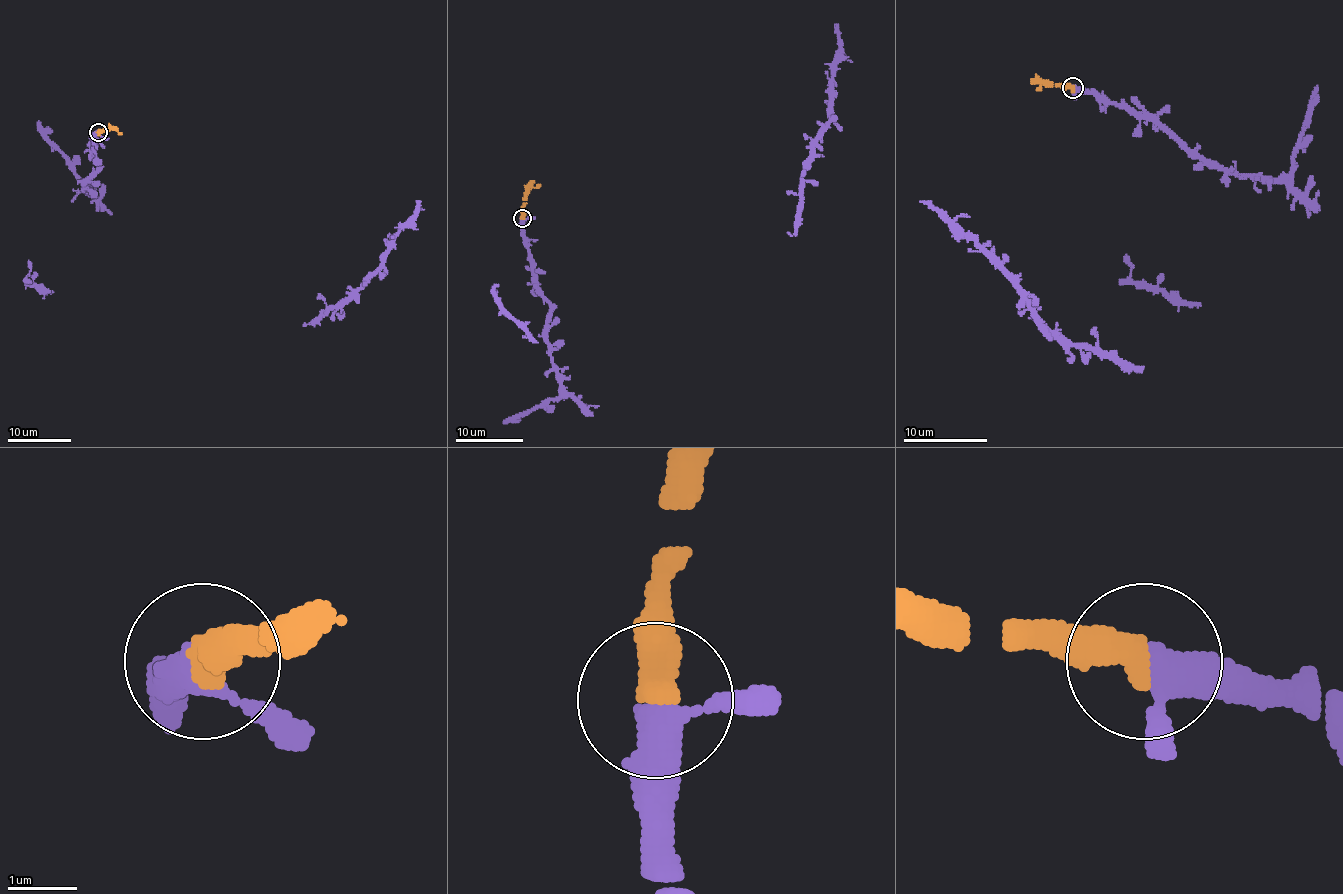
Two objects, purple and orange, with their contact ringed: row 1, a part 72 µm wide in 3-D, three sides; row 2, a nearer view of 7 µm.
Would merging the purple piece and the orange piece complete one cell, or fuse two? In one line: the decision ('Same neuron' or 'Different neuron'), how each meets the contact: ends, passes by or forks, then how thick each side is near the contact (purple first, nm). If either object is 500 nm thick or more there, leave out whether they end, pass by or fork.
Same neuron. At the ring purple passes by. At the ring orange ends. Thickness 400 nm (purple) against 480 nm

